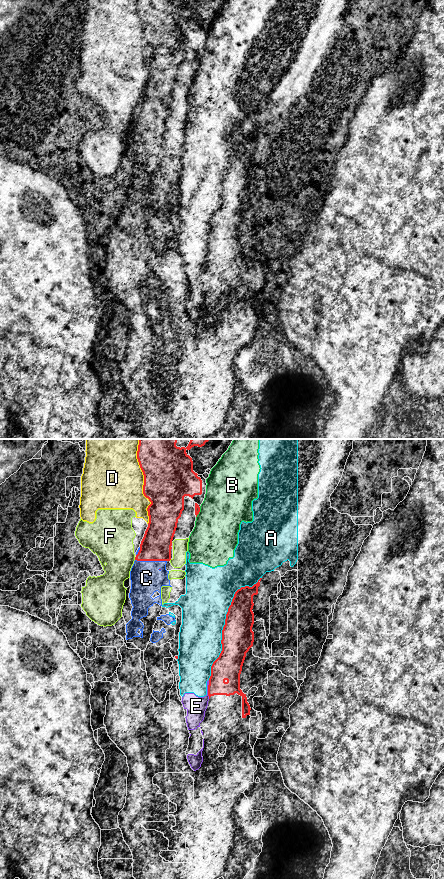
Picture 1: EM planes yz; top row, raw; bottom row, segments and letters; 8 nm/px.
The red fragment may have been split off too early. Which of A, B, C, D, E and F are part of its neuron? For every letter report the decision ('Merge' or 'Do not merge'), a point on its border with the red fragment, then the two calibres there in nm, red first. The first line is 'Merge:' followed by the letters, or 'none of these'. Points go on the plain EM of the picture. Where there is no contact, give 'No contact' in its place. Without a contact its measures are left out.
Merge: C
A: Do not merge. Touches red at yz (225, 175). Thickness 260 nm (red) against 360 nm
B: Do not merge. Touches red at yz (199, 63). Thickness 50 nm (red) against 380 nm
C: Merge. Touches red at yz (151, 112). Thickness 240 nm (red) against 260 nm
D: Do not merge. Touches red at yz (143, 38). Thickness 400 nm (red) against 480 nm
E: Do not merge. Touches red at yz (208, 241). Thickness 220 nm (red) against 160 nm
F: Do not merge. Touches red at yz (135, 110). Thickness 240 nm (red) against 360 nm

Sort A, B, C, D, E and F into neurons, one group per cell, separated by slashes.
A B E / C / D F

